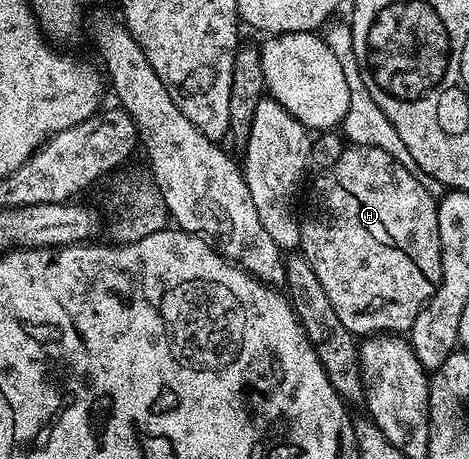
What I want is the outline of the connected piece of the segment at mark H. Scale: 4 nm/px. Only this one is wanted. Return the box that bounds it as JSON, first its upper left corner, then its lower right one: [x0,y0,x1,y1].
[299,144,442,338]

